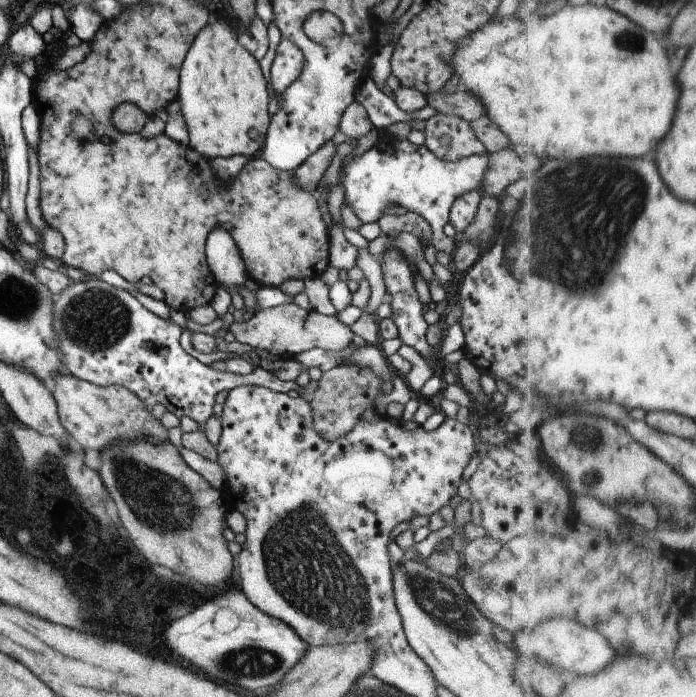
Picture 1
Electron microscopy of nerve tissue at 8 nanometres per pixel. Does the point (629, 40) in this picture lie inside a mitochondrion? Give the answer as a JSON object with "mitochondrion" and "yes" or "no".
{"mitochondrion":"yes"}

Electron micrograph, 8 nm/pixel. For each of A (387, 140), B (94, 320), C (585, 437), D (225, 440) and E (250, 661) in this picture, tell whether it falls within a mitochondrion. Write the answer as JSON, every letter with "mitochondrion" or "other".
{"A":"other","B":"mitochondrion","C":"mitochondrion","D":"other","E":"mitochondrion"}

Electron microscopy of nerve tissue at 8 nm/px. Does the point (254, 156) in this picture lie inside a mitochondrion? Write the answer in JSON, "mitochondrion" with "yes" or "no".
{"mitochondrion":"no"}

